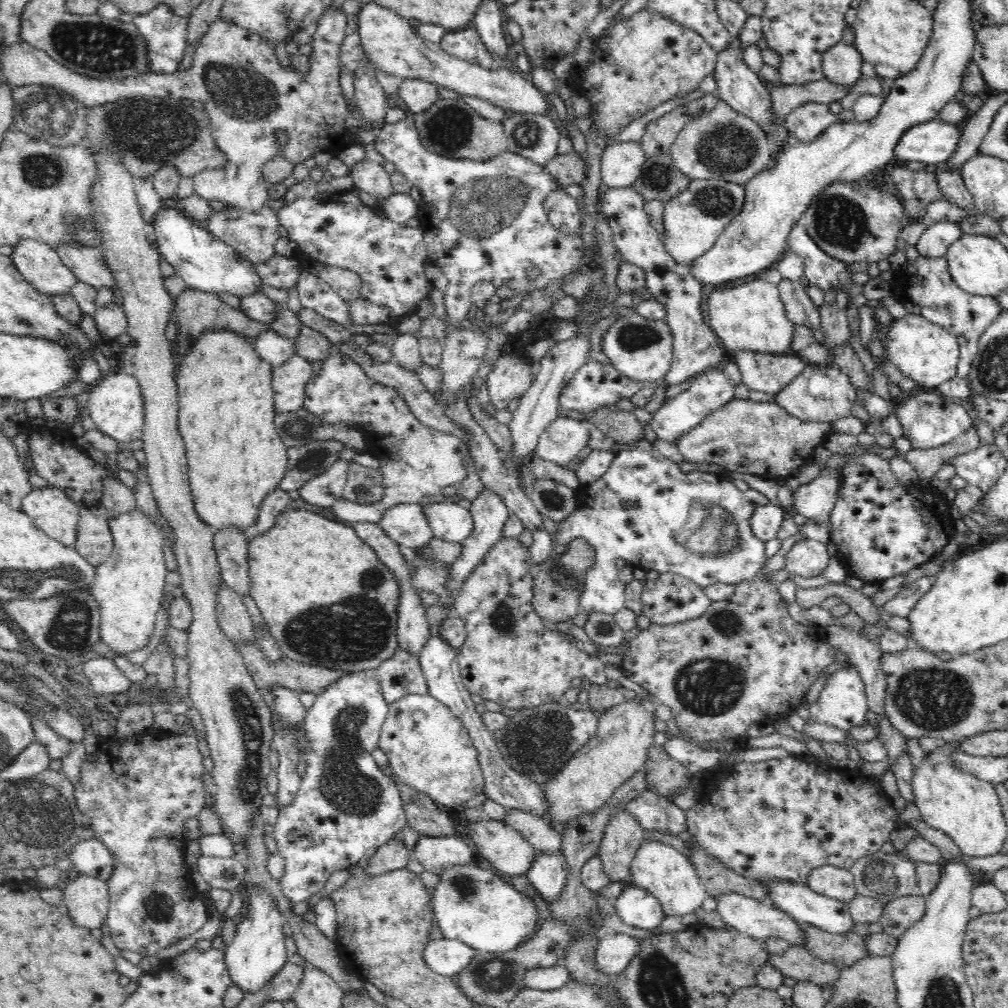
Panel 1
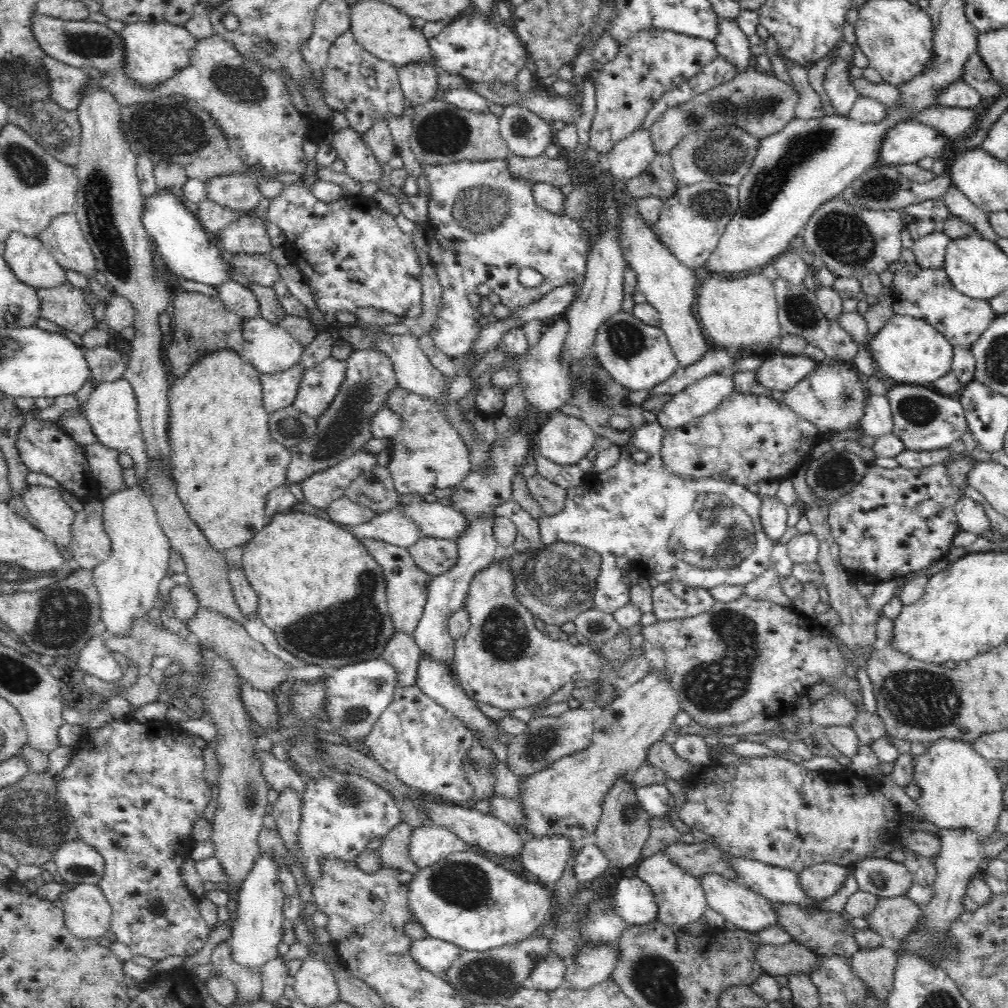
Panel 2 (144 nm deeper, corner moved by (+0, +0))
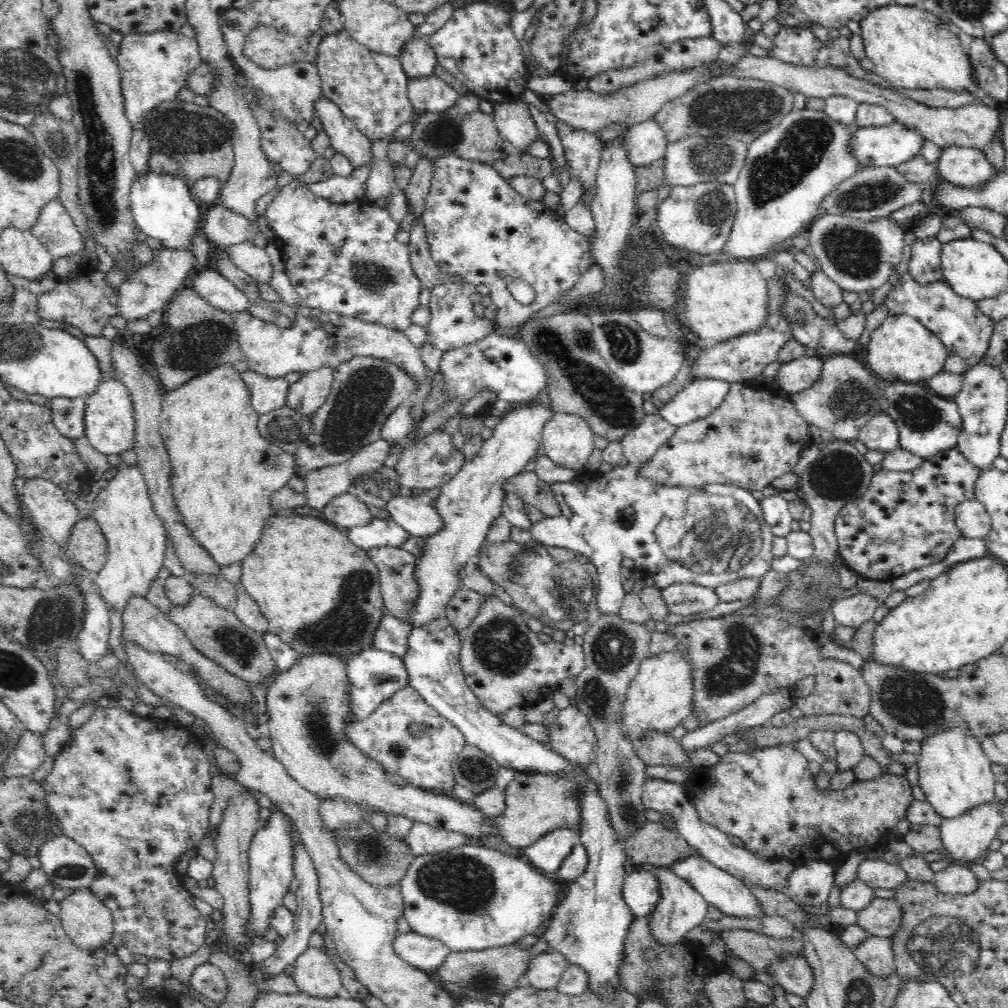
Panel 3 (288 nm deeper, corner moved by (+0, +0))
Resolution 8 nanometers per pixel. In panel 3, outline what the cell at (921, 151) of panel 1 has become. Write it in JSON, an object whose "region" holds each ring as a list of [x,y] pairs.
{"region":[[[904,124],[856,128],[850,150],[862,168],[896,168],[920,154],[924,136]]]}

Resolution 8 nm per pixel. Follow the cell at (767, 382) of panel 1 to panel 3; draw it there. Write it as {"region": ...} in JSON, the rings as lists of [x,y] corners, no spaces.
{"region":[[[804,356],[794,362],[782,364],[774,388],[782,392],[782,396],[794,396],[800,392],[806,392],[814,386],[814,382],[820,380],[824,368],[822,356]]]}

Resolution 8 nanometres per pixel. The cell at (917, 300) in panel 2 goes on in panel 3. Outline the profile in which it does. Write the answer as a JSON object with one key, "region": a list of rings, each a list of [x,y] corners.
{"region":[[[910,274],[898,278],[898,284],[888,294],[884,306],[888,308],[890,316],[912,316],[920,320],[932,334],[936,334],[944,342],[948,352],[952,350],[958,354],[956,358],[946,360],[944,370],[962,376],[988,352],[990,338],[996,328],[996,322],[990,316],[982,314],[974,300],[958,296],[946,282],[932,282],[928,286],[920,286]]]}

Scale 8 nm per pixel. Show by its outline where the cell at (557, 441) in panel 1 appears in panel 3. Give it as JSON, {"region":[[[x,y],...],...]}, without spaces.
{"region":[[[556,414],[542,432],[542,454],[548,456],[554,464],[578,472],[588,468],[588,460],[596,450],[594,442],[596,442],[596,434],[584,418],[576,414]]]}

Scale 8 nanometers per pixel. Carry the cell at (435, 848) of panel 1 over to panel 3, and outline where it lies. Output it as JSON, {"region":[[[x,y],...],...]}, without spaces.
{"region":[[[416,822],[408,830],[404,840],[408,842],[414,856],[422,856],[422,854],[438,854],[444,850],[464,846],[466,836],[460,832],[448,832],[448,830],[434,828],[434,826],[424,824],[424,822]]]}

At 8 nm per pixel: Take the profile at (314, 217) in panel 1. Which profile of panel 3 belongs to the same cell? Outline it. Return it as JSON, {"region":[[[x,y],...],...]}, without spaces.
{"region":[[[294,180],[280,190],[276,200],[268,204],[266,218],[276,234],[276,246],[284,252],[286,276],[290,278],[294,292],[300,296],[306,308],[336,312],[342,316],[356,318],[360,322],[380,324],[396,332],[406,332],[414,324],[412,314],[420,306],[418,296],[422,290],[422,282],[412,266],[410,244],[396,242],[398,226],[394,224],[388,210],[382,210],[372,202],[330,202],[326,198],[318,198],[316,194],[312,194],[308,184]]]}

